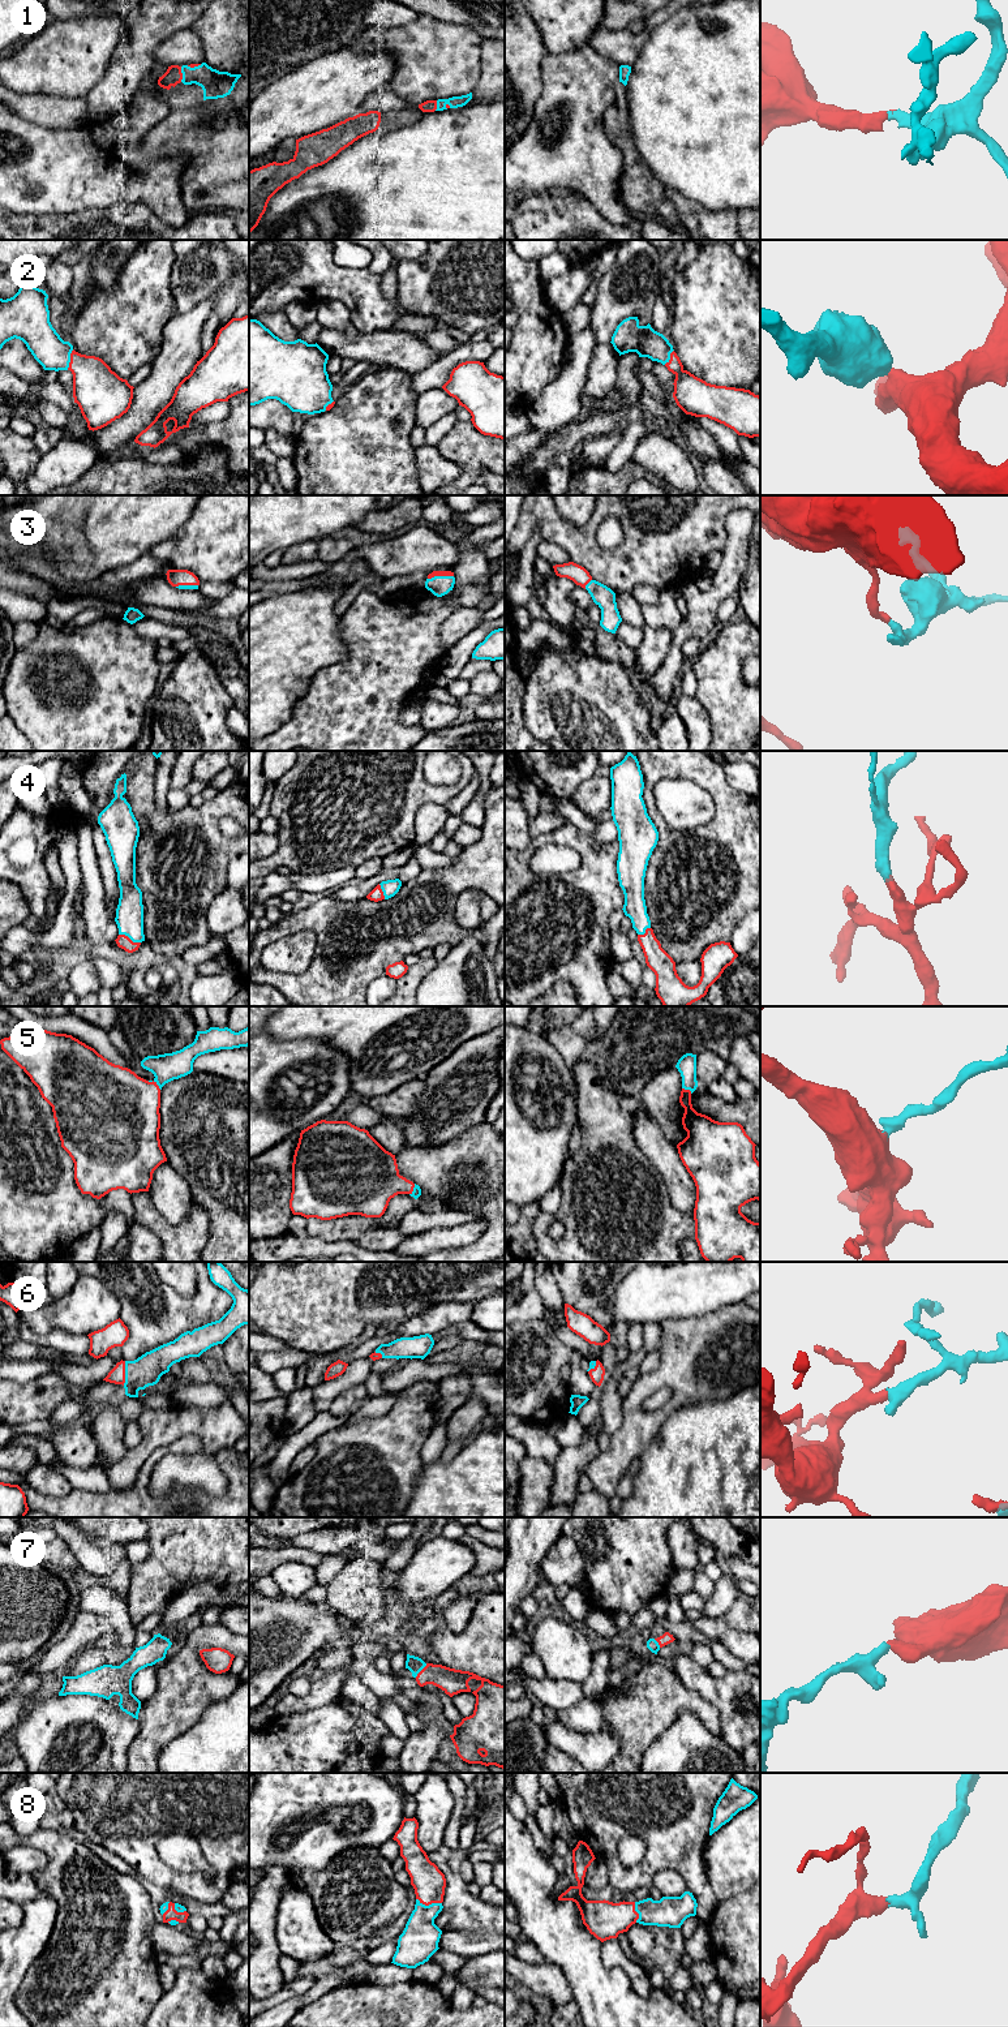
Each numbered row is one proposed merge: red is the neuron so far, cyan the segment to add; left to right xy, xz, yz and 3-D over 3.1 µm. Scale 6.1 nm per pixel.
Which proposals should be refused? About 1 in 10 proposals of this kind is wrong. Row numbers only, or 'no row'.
no row

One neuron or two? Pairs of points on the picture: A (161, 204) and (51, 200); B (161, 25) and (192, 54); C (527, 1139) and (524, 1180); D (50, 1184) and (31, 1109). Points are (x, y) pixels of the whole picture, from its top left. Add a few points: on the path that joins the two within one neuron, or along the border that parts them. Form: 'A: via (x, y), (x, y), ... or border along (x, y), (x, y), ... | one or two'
A: via (133, 190), (78, 190) | one
B: border along (189, 26), (166, 38), (155, 50), (153, 59) | two
C: via (524, 1150), (524, 1169) | one
D: via (31, 1166), (31, 1128) | one

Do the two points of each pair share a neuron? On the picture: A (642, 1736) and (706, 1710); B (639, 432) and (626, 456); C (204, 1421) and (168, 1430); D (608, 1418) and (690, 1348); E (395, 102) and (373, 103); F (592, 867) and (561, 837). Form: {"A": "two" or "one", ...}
{"A": "one", "B": "one", "C": "one", "D": "two", "E": "one", "F": "one"}

